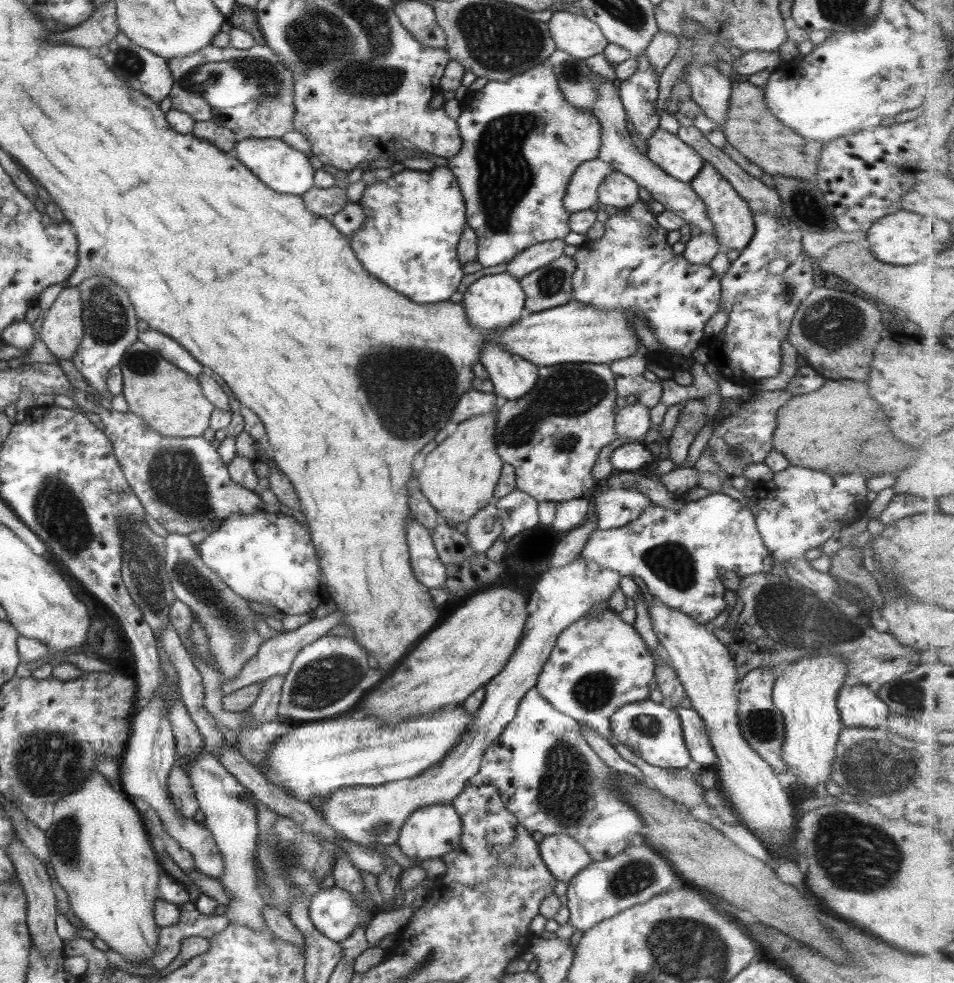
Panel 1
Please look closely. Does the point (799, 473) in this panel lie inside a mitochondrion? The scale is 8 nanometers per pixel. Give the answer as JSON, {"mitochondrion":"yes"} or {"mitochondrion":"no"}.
{"mitochondrion":"no"}

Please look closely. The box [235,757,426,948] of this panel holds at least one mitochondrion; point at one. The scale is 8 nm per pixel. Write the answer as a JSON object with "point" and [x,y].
{"point":[288,856]}

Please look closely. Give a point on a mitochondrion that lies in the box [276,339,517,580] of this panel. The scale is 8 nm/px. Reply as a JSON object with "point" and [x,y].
{"point":[432,377]}

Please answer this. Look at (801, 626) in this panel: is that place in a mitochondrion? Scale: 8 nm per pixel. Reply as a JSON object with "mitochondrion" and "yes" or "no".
{"mitochondrion":"yes"}

